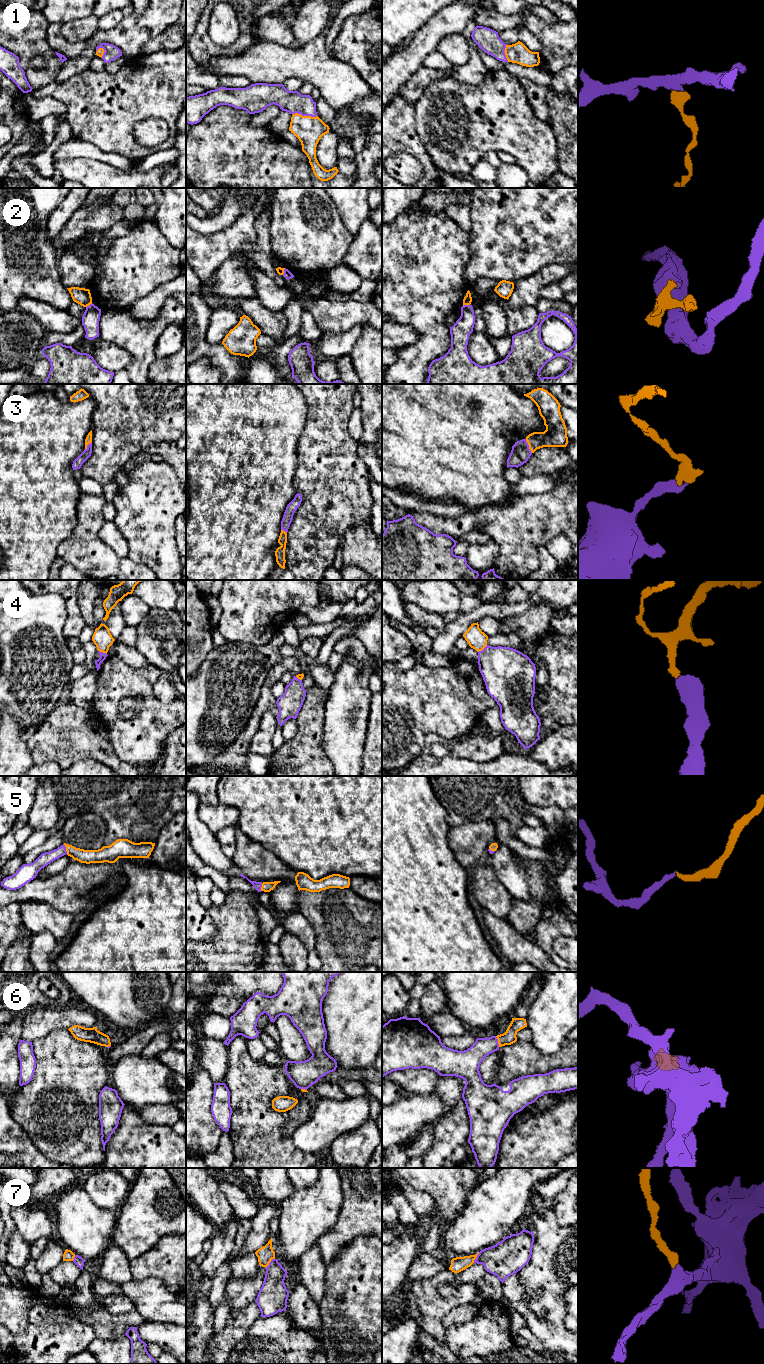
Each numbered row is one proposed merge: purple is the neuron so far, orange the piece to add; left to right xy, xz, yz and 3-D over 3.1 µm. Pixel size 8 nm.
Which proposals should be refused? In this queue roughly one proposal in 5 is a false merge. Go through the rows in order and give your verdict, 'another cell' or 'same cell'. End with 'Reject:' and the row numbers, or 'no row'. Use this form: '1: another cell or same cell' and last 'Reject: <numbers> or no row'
1: same cell
2: another cell
3: same cell
4: same cell
5: same cell
6: same cell
7: same cell
Reject: 2

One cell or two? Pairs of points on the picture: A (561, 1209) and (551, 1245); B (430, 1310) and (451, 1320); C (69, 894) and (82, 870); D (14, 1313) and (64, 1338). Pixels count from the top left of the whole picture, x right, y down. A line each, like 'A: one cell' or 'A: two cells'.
A: two cells
B: two cells
C: one cell
D: one cell

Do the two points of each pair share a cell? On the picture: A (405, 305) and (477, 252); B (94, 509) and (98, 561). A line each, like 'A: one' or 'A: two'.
A: two
B: one

